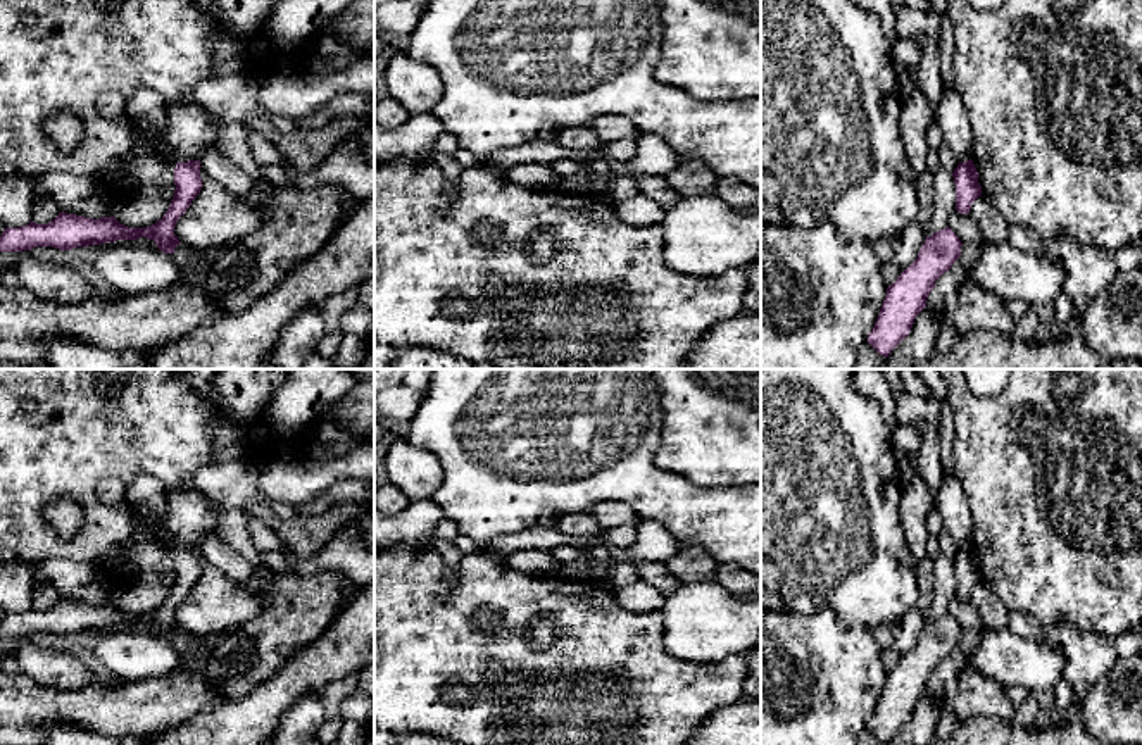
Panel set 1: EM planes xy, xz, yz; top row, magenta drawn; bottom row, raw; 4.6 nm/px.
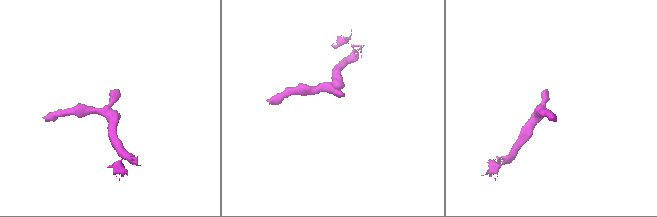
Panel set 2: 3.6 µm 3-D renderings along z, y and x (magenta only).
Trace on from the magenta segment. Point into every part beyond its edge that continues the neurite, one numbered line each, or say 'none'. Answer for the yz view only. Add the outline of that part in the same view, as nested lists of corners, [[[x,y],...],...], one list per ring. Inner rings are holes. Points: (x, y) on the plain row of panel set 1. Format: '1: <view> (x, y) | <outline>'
none

